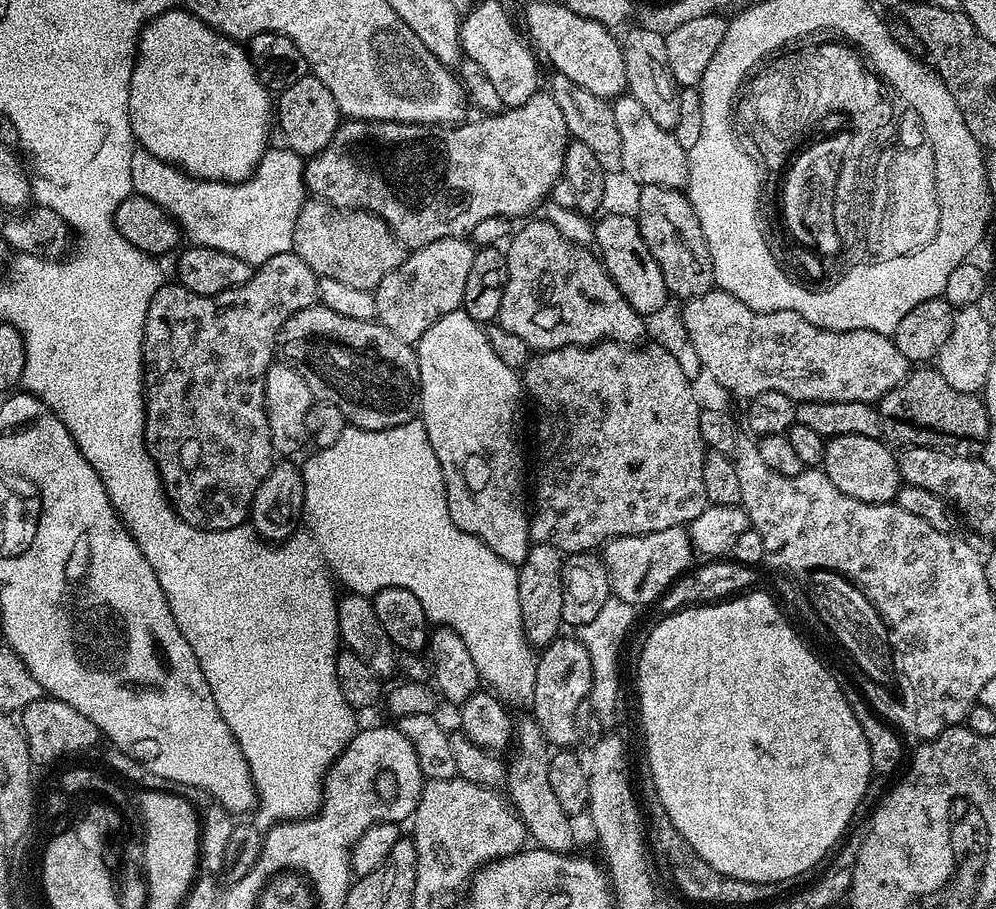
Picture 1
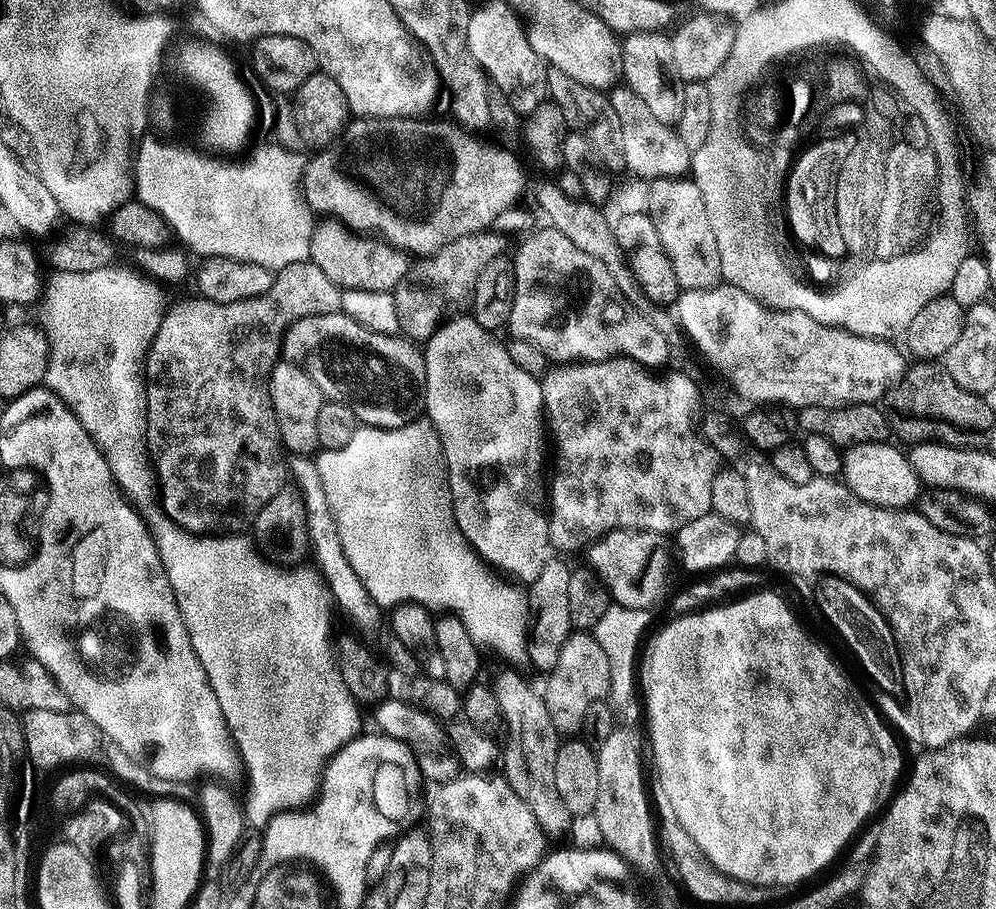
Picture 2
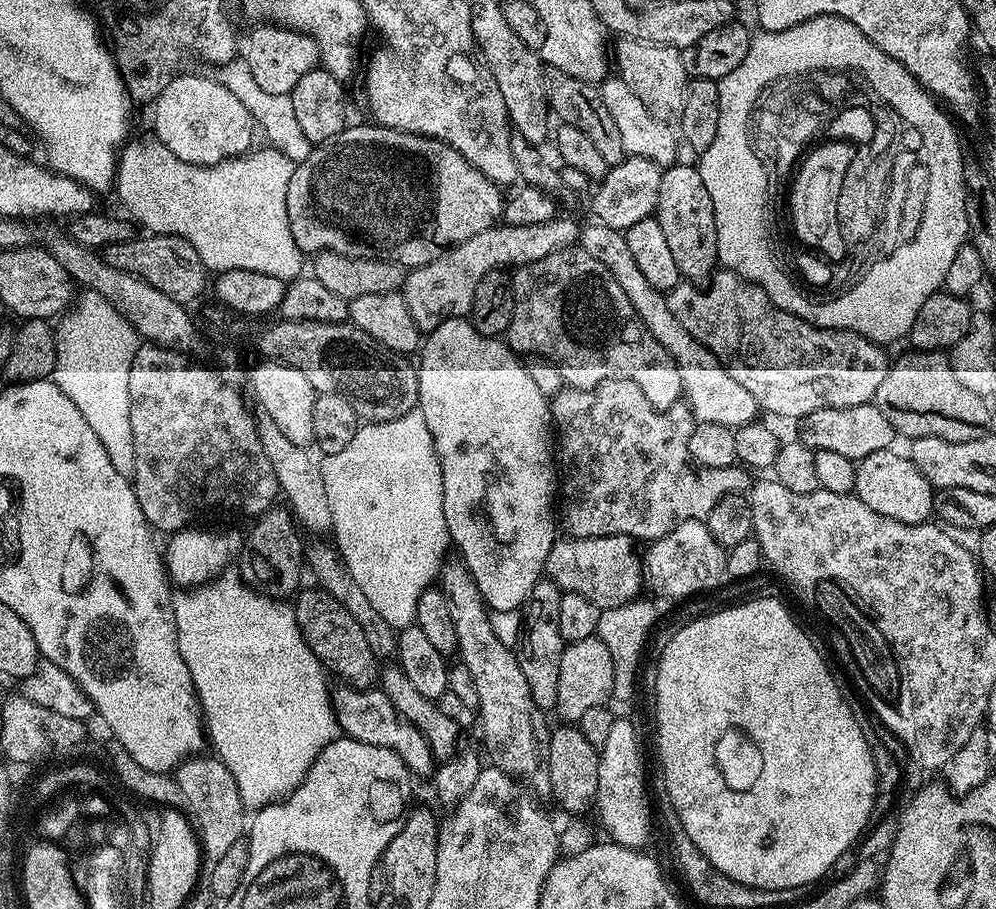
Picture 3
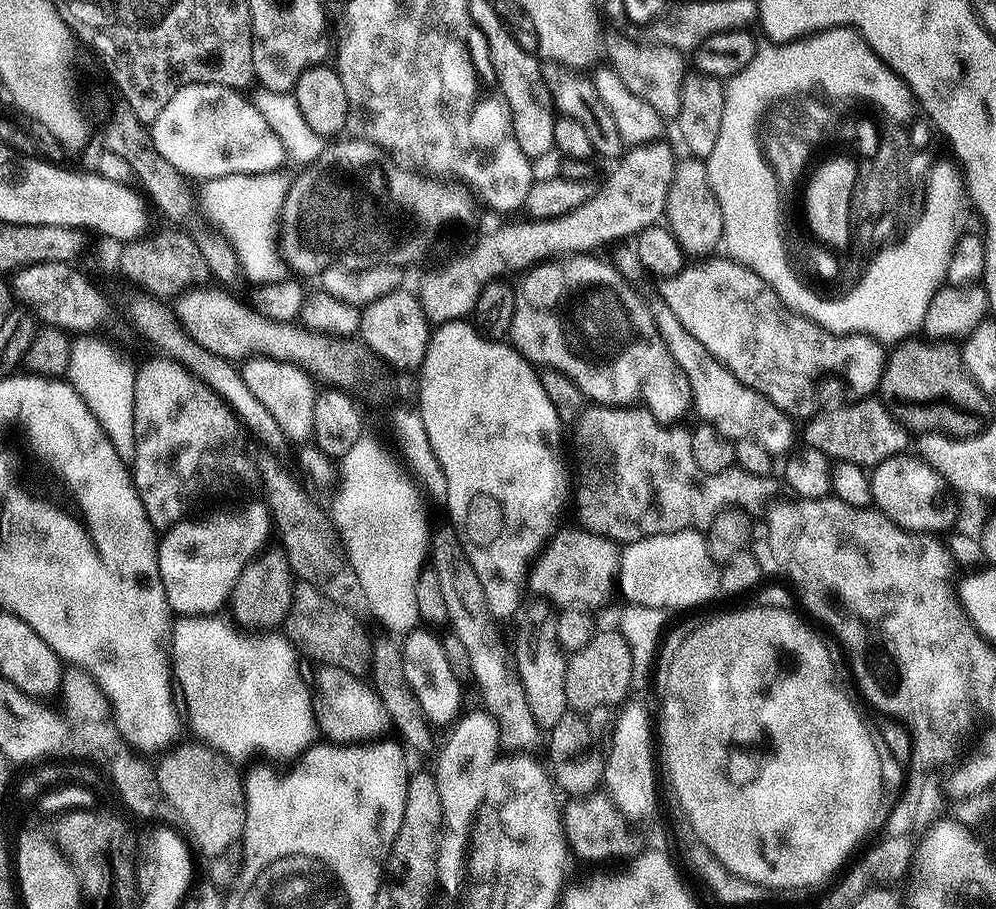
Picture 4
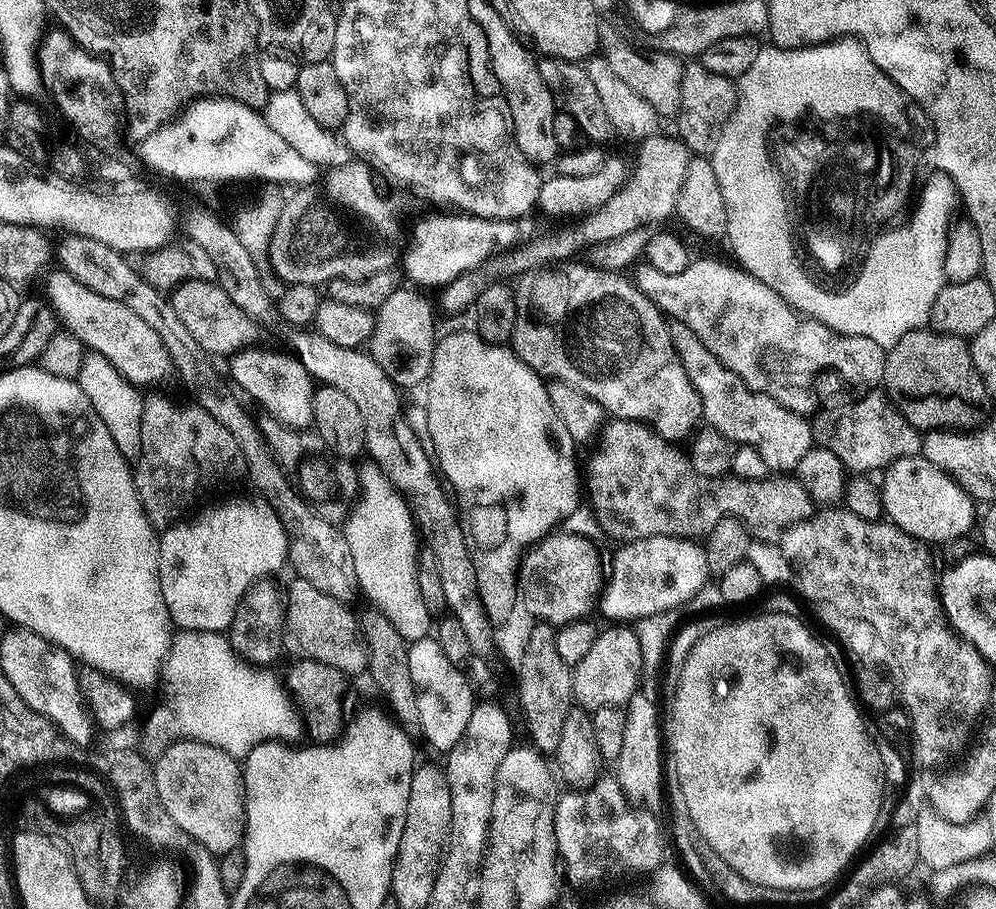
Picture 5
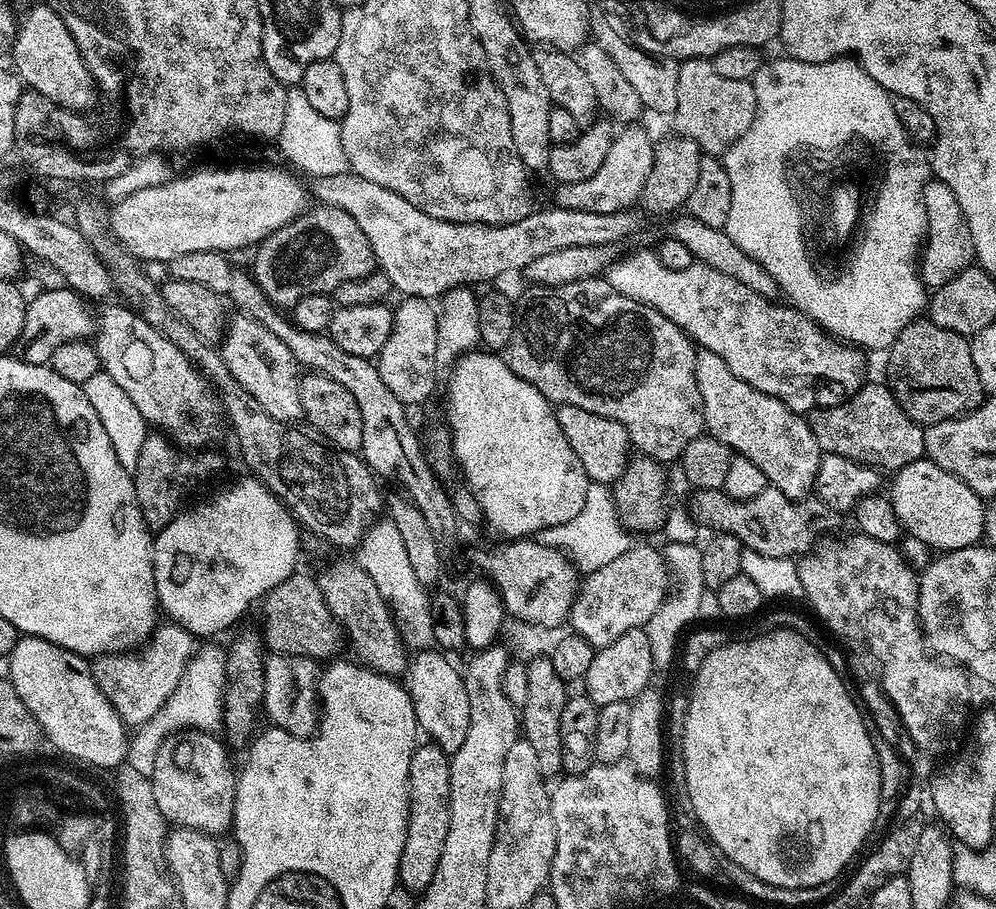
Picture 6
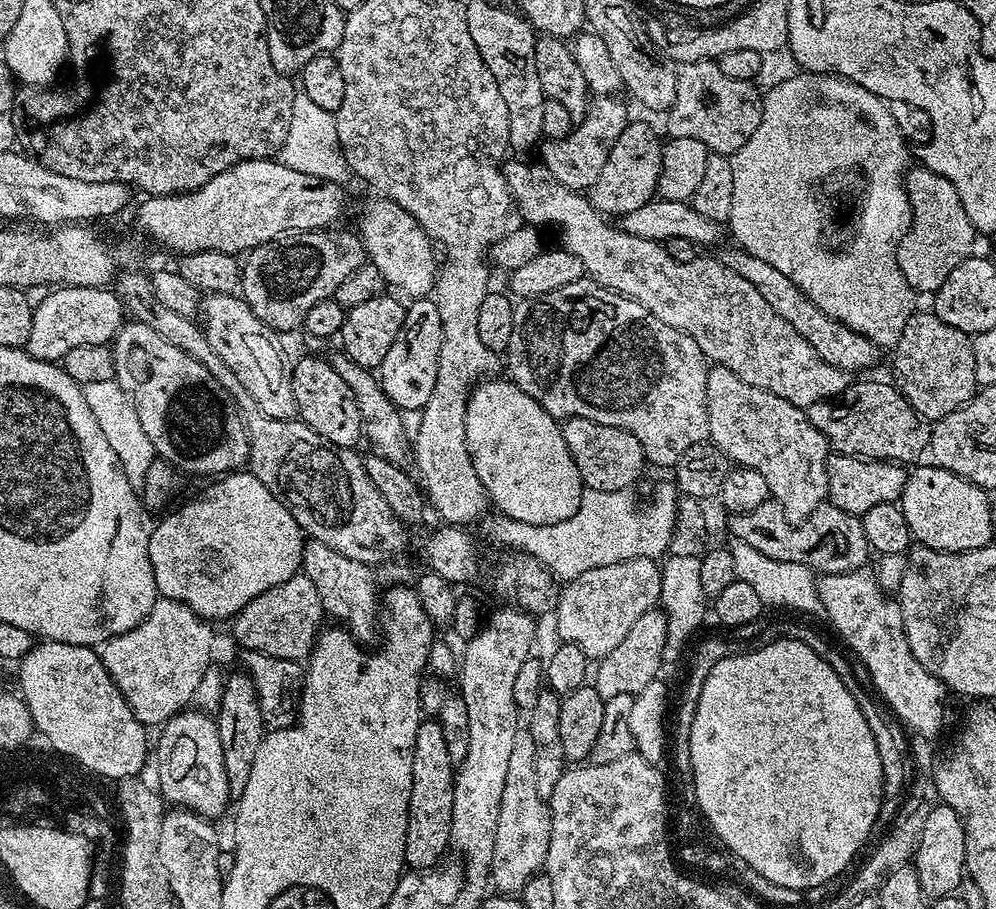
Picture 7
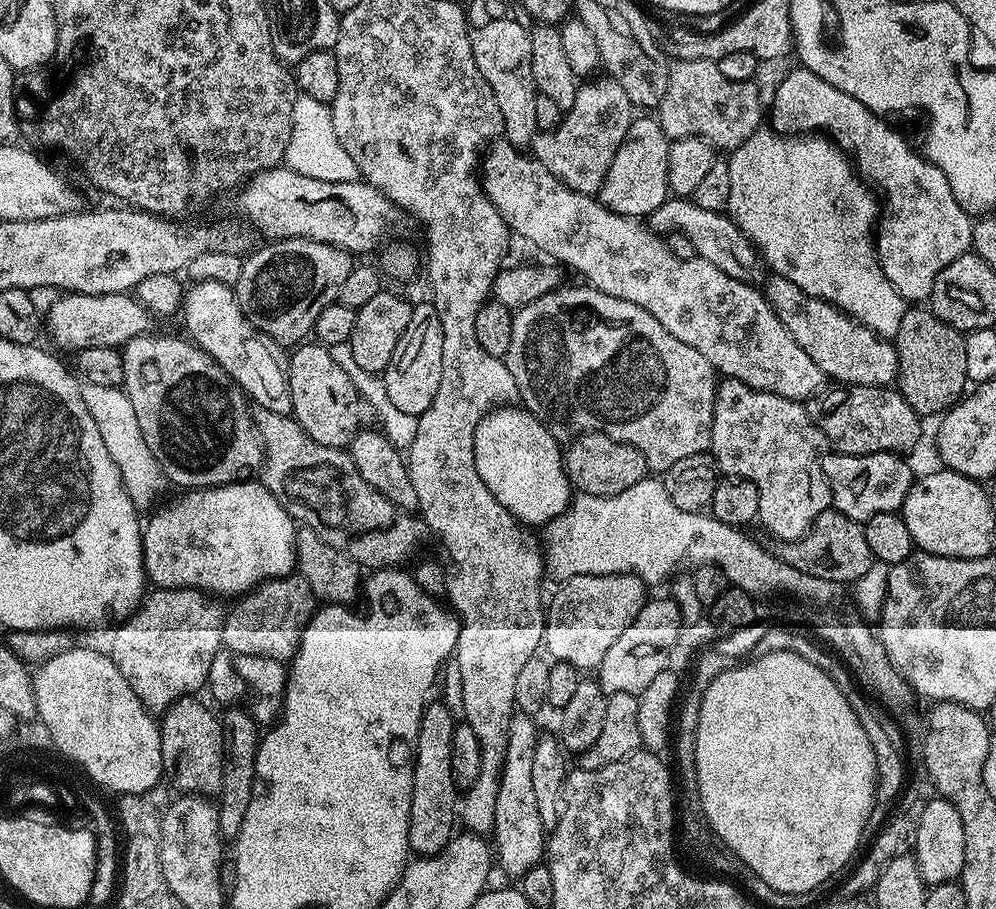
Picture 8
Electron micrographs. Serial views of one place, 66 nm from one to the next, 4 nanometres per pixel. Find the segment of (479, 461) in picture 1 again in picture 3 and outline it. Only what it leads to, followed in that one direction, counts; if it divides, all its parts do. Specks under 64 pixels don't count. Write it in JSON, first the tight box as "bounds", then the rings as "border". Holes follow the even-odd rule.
{"bounds":[418,318,558,612],"border":[[[457,318],[442,322],[435,330],[427,333],[418,357],[418,390],[420,391],[419,408],[426,418],[426,426],[432,435],[436,453],[442,470],[442,506],[446,514],[448,539],[460,551],[459,559],[468,568],[480,591],[481,598],[492,612],[515,612],[527,605],[534,586],[545,575],[548,567],[548,555],[556,544],[558,533],[558,516],[552,513],[552,507],[558,504],[558,476],[556,464],[552,461],[552,444],[554,448],[554,425],[550,411],[550,400],[538,390],[537,383],[530,378],[527,367],[521,357],[508,347],[503,339],[478,334],[471,319]]]}

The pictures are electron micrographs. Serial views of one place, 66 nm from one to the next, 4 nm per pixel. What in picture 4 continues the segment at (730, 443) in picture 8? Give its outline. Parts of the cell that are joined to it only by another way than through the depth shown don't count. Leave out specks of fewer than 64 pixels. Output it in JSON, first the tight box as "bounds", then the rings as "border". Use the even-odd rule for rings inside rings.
{"bounds":[647,299,793,457],"border":[[[649,299],[647,305],[654,326],[658,326],[658,334],[662,334],[662,342],[666,342],[666,350],[670,350],[670,358],[678,362],[682,374],[686,374],[686,382],[690,382],[692,408],[700,415],[699,419],[714,426],[714,430],[733,442],[756,440],[766,446],[773,457],[783,457],[793,447],[793,417],[786,415],[782,409],[775,408],[766,397],[750,386],[738,382],[738,378],[734,378],[734,374],[730,374],[730,370],[722,366],[722,362],[718,362],[718,358],[714,358],[714,354],[710,354],[710,350],[706,350],[706,346],[702,346],[702,342],[698,342],[698,338],[694,338],[690,330],[686,330],[686,326],[682,326],[682,322],[678,322],[674,310],[670,310],[664,300]]]}

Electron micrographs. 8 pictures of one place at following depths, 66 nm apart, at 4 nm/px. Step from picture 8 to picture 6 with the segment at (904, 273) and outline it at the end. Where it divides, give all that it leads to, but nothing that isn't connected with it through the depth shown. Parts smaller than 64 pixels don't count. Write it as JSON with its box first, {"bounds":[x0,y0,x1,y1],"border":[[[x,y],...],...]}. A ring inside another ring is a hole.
{"bounds":[918,178,974,290],"border":[[[935,178],[929,179],[924,185],[924,205],[928,231],[918,256],[918,271],[925,285],[935,290],[950,282],[950,278],[954,278],[962,269],[969,267],[973,263],[974,253],[962,206],[958,206],[958,198],[954,198],[950,186]]]}

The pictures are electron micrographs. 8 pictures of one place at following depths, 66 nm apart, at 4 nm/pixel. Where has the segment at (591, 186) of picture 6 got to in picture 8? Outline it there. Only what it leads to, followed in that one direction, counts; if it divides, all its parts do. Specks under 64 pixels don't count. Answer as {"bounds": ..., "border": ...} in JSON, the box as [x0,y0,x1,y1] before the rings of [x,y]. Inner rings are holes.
{"bounds":[598,114,670,218],"border":[[[640,114],[635,117],[626,130],[622,146],[614,154],[606,178],[598,193],[600,203],[605,204],[614,214],[646,218],[664,200],[669,199],[668,186],[668,145],[670,138],[662,130],[659,119],[652,114]]]}

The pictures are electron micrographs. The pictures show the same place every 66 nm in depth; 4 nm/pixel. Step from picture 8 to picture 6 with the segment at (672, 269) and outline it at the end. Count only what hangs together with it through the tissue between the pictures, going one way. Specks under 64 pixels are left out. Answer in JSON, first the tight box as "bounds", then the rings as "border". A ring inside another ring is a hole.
{"bounds":[606,250,868,414],"border":[[[632,250],[629,256],[623,256],[621,255],[619,258],[613,260],[606,269],[608,284],[614,286],[614,290],[618,290],[618,294],[626,294],[638,302],[648,304],[654,310],[658,310],[658,314],[670,318],[670,322],[674,322],[674,326],[681,328],[700,348],[705,348],[714,354],[718,354],[718,358],[722,358],[722,362],[726,362],[726,366],[730,366],[731,372],[738,374],[738,378],[742,378],[742,382],[754,386],[754,390],[762,390],[762,394],[770,394],[774,398],[778,398],[790,410],[801,414],[807,414],[812,411],[814,405],[817,403],[816,383],[819,380],[829,380],[832,384],[841,384],[846,390],[845,393],[848,394],[856,392],[866,383],[864,371],[867,370],[868,364],[864,361],[865,353],[855,346],[841,346],[815,320],[808,319],[803,312],[797,310],[795,307],[787,306],[788,308],[786,308],[783,305],[785,303],[762,298],[762,294],[754,294],[754,290],[742,286],[742,282],[734,282],[734,278],[726,278],[726,274],[722,274],[718,270],[714,270],[710,266],[699,262],[694,262],[690,266],[686,266],[686,270],[666,270],[666,266],[662,266],[662,262],[657,258],[655,251],[652,250]]]}

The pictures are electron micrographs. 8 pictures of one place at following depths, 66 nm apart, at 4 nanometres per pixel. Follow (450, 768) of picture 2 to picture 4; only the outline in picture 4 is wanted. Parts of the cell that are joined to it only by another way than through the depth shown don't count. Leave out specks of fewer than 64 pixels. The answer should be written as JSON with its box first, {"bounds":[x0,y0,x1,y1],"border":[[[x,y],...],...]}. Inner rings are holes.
{"bounds":[314,666,390,745],"border":[[[338,666],[321,667],[317,672],[320,673],[316,676],[316,684],[314,680],[316,722],[329,741],[345,745],[376,742],[387,737],[384,735],[390,732],[390,721],[386,706],[382,706],[382,698],[378,698],[371,683],[346,670],[338,670]]]}

